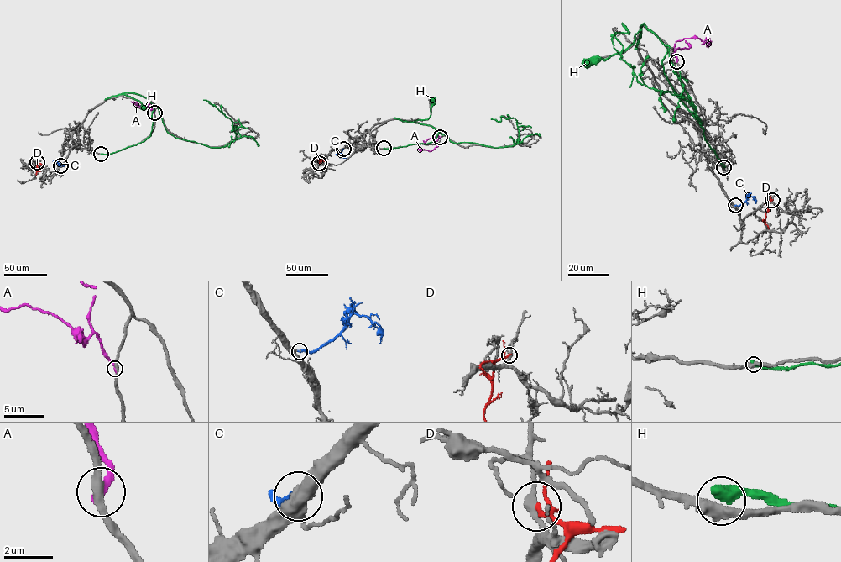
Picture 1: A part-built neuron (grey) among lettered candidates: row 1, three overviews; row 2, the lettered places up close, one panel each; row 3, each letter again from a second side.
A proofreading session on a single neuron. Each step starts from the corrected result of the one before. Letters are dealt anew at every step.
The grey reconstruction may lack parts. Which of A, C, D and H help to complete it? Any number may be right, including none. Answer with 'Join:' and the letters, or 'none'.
Join: C

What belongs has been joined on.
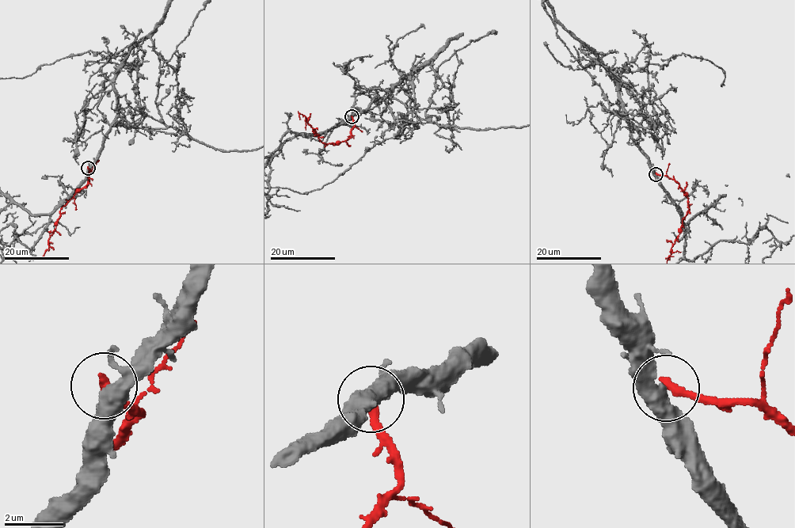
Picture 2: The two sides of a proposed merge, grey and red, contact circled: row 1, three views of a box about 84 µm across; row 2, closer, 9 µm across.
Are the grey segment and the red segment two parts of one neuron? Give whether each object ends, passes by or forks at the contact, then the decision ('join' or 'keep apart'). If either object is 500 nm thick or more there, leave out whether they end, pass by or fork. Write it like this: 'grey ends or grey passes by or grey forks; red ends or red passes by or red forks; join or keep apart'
grey passes by; red ends; keep apart

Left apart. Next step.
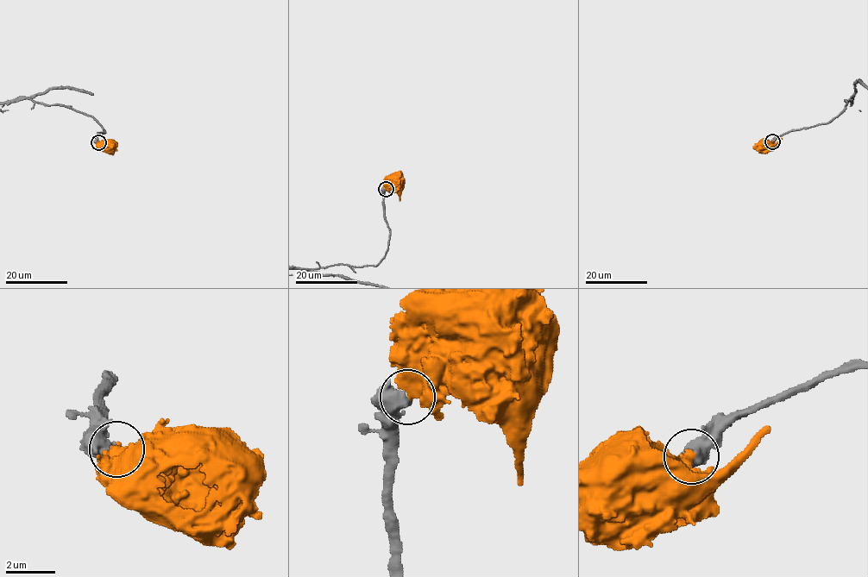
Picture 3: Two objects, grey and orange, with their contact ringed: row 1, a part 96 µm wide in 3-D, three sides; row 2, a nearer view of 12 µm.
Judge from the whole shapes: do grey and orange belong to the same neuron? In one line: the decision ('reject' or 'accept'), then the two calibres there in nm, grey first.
accept; 650 nm thick on the grey side, 600 nm on the other

